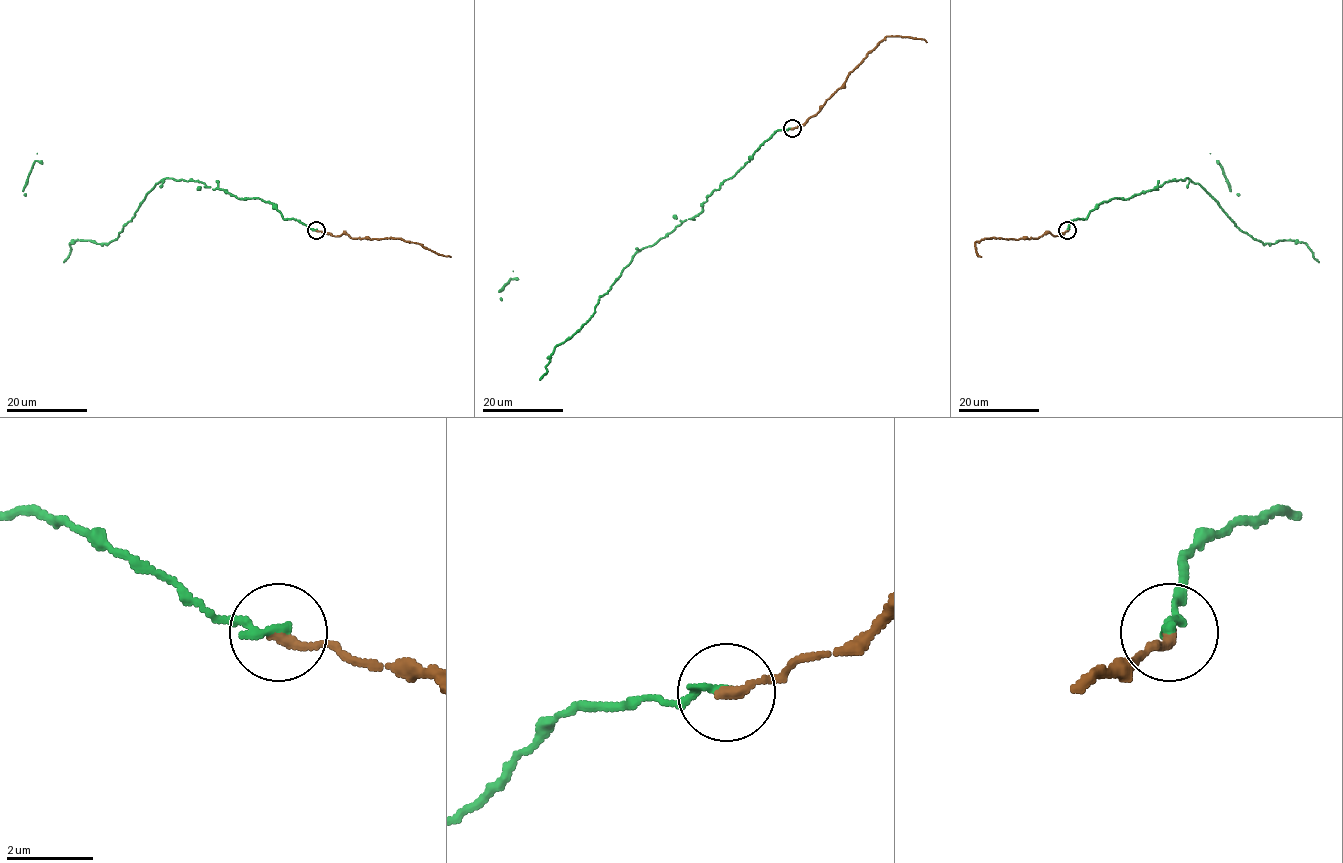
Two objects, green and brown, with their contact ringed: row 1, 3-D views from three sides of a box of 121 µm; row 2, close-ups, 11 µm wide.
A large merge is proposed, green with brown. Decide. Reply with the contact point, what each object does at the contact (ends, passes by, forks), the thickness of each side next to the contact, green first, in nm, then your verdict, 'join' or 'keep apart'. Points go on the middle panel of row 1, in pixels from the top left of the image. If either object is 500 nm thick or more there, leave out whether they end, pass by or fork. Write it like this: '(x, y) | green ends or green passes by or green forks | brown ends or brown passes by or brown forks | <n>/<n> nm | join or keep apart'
(792, 128) | green ends | brown ends | 220/240 nm | join

